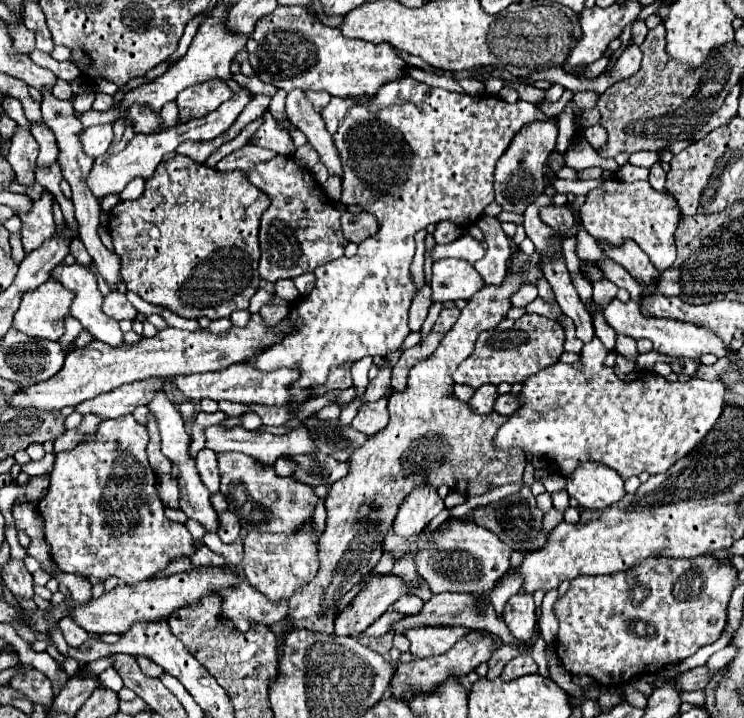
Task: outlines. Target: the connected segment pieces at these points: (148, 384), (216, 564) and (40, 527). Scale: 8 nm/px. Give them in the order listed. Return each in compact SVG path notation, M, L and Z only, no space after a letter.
M146 378L140 382L130 382L108 394L102 394L98 398L92 398L92 400L76 406L76 410L80 414L94 412L102 418L118 418L124 414L132 414L136 406L150 404L154 398L154 392L158 392L162 388L164 388L162 378Z
M202 546L200 550L196 550L196 554L190 558L192 562L192 570L198 568L224 568L226 560L214 552L210 552L206 546Z
M26 502L26 504L14 506L12 514L18 530L24 530L30 538L44 538L44 520L40 518L36 504Z

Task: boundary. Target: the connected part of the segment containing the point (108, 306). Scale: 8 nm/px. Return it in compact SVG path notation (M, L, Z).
M118 290L110 292L108 296L104 296L102 302L102 312L114 320L130 320L134 318L138 312L132 308L132 304L126 300L126 296Z

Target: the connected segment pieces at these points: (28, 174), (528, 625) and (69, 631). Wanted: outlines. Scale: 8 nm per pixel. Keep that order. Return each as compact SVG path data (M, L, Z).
M16 128L10 142L12 142L12 146L10 146L8 162L10 162L12 170L16 172L16 178L20 180L20 184L32 186L36 158L38 158L38 142L24 128Z
M524 592L514 594L504 606L502 618L508 624L510 632L522 642L528 642L534 634L534 626L536 626L534 608L536 606L534 606L532 594L524 594Z
M72 616L62 618L60 630L62 630L62 634L64 634L64 640L66 640L68 646L72 646L72 648L80 648L80 646L88 640L88 632L86 632L86 630L80 630L80 626L76 626L76 624L72 622Z

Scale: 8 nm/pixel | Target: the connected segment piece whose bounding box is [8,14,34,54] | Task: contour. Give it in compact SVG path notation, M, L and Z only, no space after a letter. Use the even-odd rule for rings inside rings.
M20 14L20 26L8 24L8 28L10 28L10 34L14 38L16 50L22 54L30 54L30 50L34 50L34 38L32 38L32 32L26 26L22 26L22 14Z

